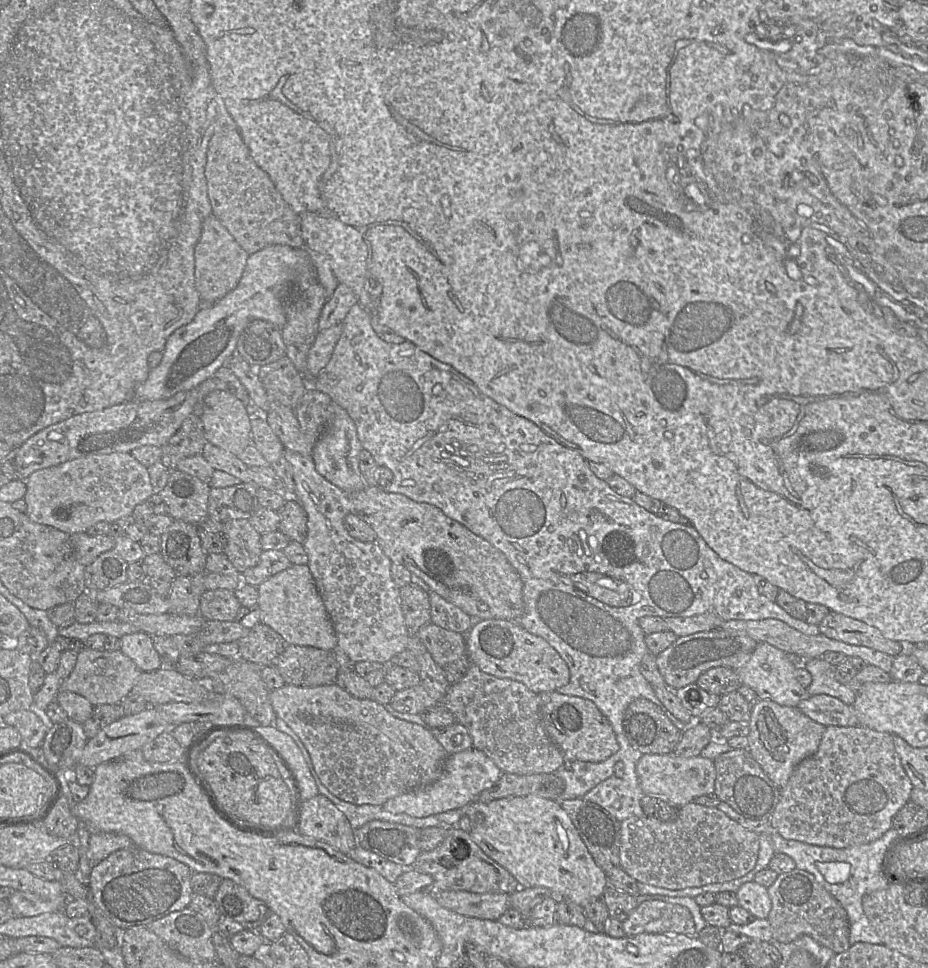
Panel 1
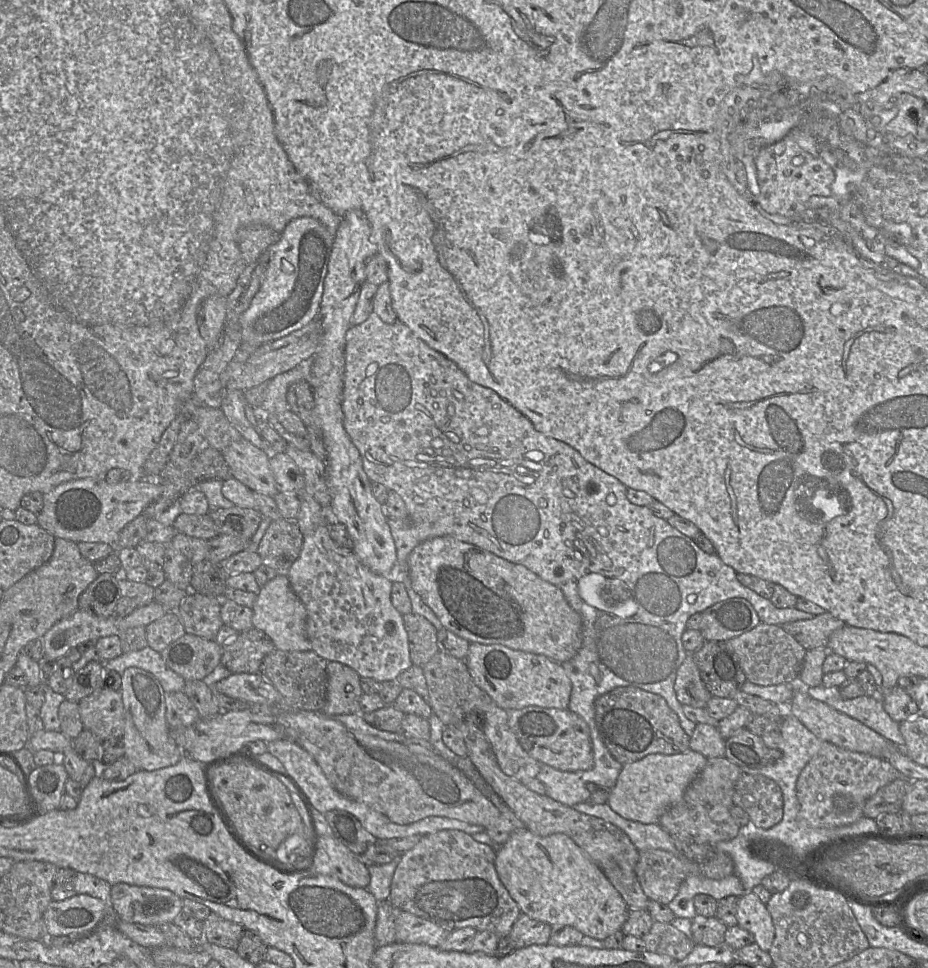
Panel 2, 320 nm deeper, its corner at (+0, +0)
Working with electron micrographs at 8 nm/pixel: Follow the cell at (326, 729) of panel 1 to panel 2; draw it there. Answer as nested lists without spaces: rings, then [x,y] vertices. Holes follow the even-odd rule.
[[[322,711],[281,712],[277,722],[285,729],[287,739],[304,748],[321,767],[330,784],[344,796],[361,802],[386,815],[392,822],[407,825],[429,816],[457,819],[484,829],[496,824],[500,810],[454,764],[433,748],[403,744],[348,728]]]

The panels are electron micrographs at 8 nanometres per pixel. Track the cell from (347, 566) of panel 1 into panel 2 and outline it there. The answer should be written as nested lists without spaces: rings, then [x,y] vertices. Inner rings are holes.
[[[328,522],[303,538],[301,553],[290,567],[288,579],[306,609],[306,635],[312,645],[311,650],[328,662],[337,661],[350,666],[360,677],[372,678],[381,683],[395,680],[413,663],[403,615],[391,601],[394,578],[371,572],[361,563],[353,550],[338,546],[329,535]]]

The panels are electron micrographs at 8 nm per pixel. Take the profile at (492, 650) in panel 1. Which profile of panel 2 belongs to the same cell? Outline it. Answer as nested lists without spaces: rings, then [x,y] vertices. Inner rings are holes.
[[[470,643],[465,661],[474,683],[502,709],[511,711],[529,706],[568,709],[572,683],[562,665],[544,655],[499,644]]]

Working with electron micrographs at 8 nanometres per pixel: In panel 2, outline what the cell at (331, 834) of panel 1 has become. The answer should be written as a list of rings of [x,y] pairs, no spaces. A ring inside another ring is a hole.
[[[321,836],[313,872],[335,877],[355,888],[367,889],[371,880],[369,867],[334,836]]]

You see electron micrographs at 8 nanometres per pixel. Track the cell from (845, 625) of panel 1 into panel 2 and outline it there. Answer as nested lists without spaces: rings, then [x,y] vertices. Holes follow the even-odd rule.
[[[829,612],[816,615],[810,620],[797,620],[780,625],[807,651],[826,648],[830,635],[846,625]]]

